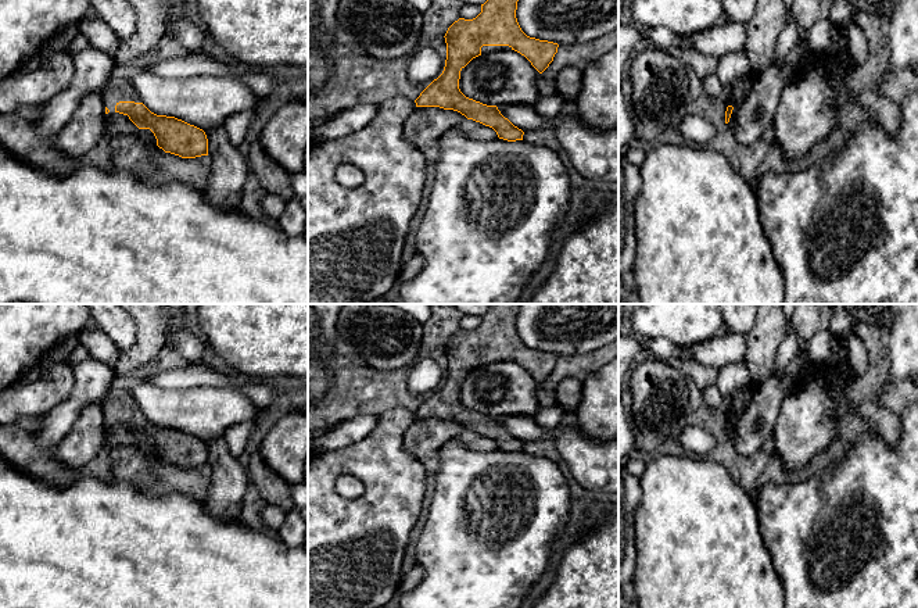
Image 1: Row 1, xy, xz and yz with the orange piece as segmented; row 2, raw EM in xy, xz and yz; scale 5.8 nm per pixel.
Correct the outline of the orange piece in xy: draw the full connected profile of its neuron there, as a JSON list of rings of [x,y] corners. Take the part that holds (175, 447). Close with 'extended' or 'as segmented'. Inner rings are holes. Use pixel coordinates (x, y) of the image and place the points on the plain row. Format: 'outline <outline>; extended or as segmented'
outline [[[115,386],[101,400],[105,425],[128,426],[139,440],[150,440],[157,457],[182,469],[208,466],[208,450],[202,440],[182,430],[151,423],[135,401],[132,390]]]; extended

